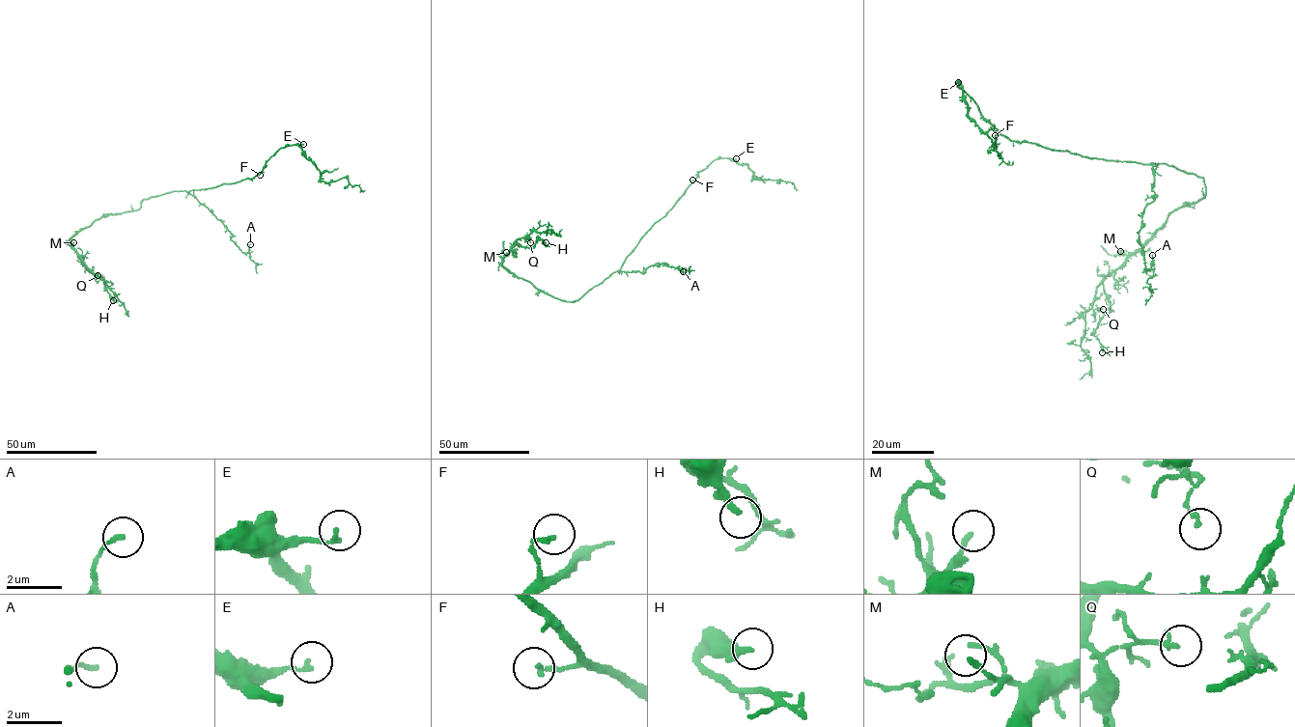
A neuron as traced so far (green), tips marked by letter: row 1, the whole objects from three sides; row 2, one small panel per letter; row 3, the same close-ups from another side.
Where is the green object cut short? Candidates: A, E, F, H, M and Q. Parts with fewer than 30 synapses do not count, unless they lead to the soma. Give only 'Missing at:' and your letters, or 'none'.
Missing at: none

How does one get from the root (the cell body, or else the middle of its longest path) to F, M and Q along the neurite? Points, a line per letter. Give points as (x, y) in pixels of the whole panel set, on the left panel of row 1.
F: (189, 191), (235, 183), (260, 175)
M: (189, 191), (151, 196), (144, 199), (138, 209), (102, 216), (80, 230), (70, 240), (71, 244), (73, 242)
Q: (189, 191), (150, 197), (138, 209), (102, 216), (80, 230), (70, 243), (98, 275)

